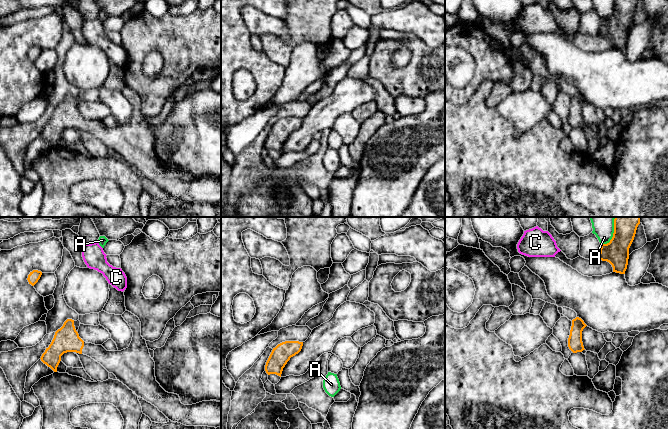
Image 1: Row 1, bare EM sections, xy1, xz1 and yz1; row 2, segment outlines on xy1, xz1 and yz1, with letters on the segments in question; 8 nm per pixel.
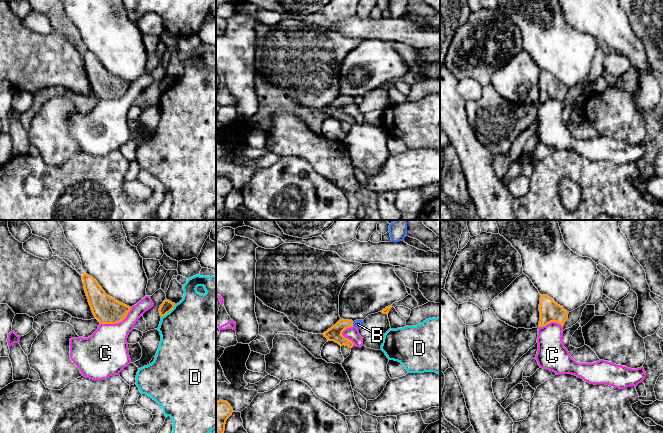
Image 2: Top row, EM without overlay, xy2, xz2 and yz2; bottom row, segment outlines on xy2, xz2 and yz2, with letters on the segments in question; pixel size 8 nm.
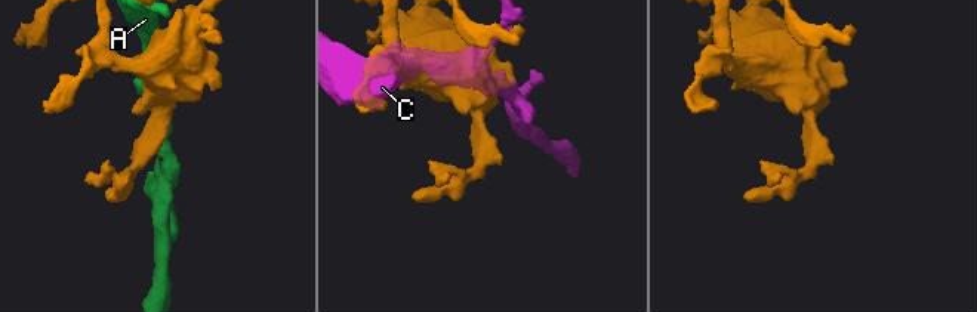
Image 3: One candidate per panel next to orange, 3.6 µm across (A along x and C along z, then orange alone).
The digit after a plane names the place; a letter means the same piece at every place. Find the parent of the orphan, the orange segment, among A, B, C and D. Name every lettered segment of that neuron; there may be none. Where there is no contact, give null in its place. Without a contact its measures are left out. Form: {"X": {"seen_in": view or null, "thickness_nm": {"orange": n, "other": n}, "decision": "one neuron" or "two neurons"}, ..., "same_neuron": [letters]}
{"A": {"seen_in": "yz1", "thickness_nm": {"orange": 200, "other": 190}, "decision": "two neurons"}, "B": {"seen_in": "xz2", "thickness_nm": {"orange": 110, "other": 70}, "decision": "two neurons"}, "C": {"seen_in": "xy2", "thickness_nm": {"orange": 220, "other": 360}, "decision": "two neurons"}, "D": {"seen_in": "xy2", "thickness_nm": {"orange": 90, "other": 500}, "decision": "two neurons"}, "same_neuron": []}

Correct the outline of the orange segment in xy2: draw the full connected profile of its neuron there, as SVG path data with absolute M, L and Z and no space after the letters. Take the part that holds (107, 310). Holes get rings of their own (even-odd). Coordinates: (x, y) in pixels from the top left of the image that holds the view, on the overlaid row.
M84 273L82 280L92 313L98 322L116 324L126 318L131 307L107 295L92 276Z

